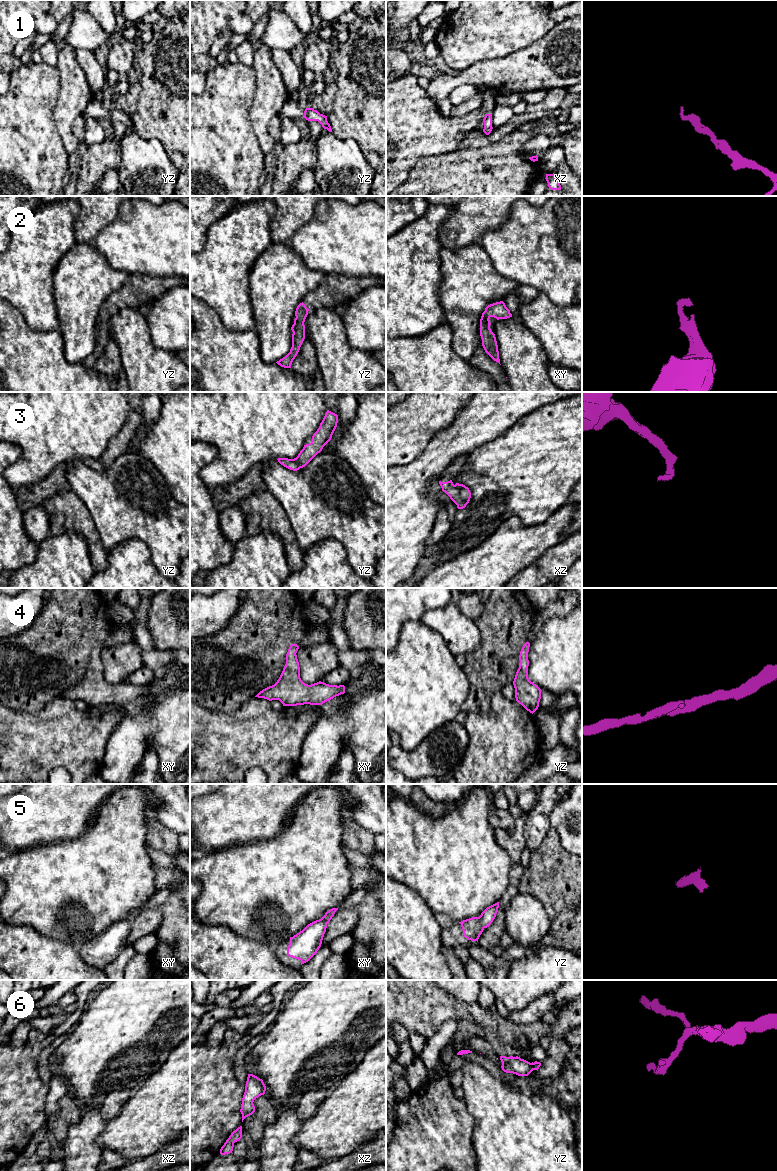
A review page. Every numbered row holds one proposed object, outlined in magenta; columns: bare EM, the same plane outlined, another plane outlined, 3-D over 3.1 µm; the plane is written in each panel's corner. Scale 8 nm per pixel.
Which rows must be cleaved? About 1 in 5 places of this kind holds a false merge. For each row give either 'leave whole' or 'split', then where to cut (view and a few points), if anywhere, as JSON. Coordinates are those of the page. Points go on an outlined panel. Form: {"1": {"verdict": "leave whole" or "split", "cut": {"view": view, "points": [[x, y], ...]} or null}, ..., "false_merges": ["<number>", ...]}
{"1": {"verdict": "leave whole", "cut": null}, "2": {"verdict": "leave whole", "cut": null}, "3": {"verdict": "leave whole", "cut": null}, "4": {"verdict": "leave whole", "cut": null}, "5": {"verdict": "leave whole", "cut": null}, "6": {"verdict": "leave whole", "cut": null}, "false_merges": []}

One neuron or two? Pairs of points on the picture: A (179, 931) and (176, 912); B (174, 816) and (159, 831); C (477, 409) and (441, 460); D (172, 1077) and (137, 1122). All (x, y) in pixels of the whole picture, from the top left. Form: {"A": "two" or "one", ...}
{"A": "one", "B": "two", "C": "one", "D": "one"}

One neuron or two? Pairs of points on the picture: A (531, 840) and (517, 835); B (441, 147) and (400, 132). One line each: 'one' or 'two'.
A: two
B: one

